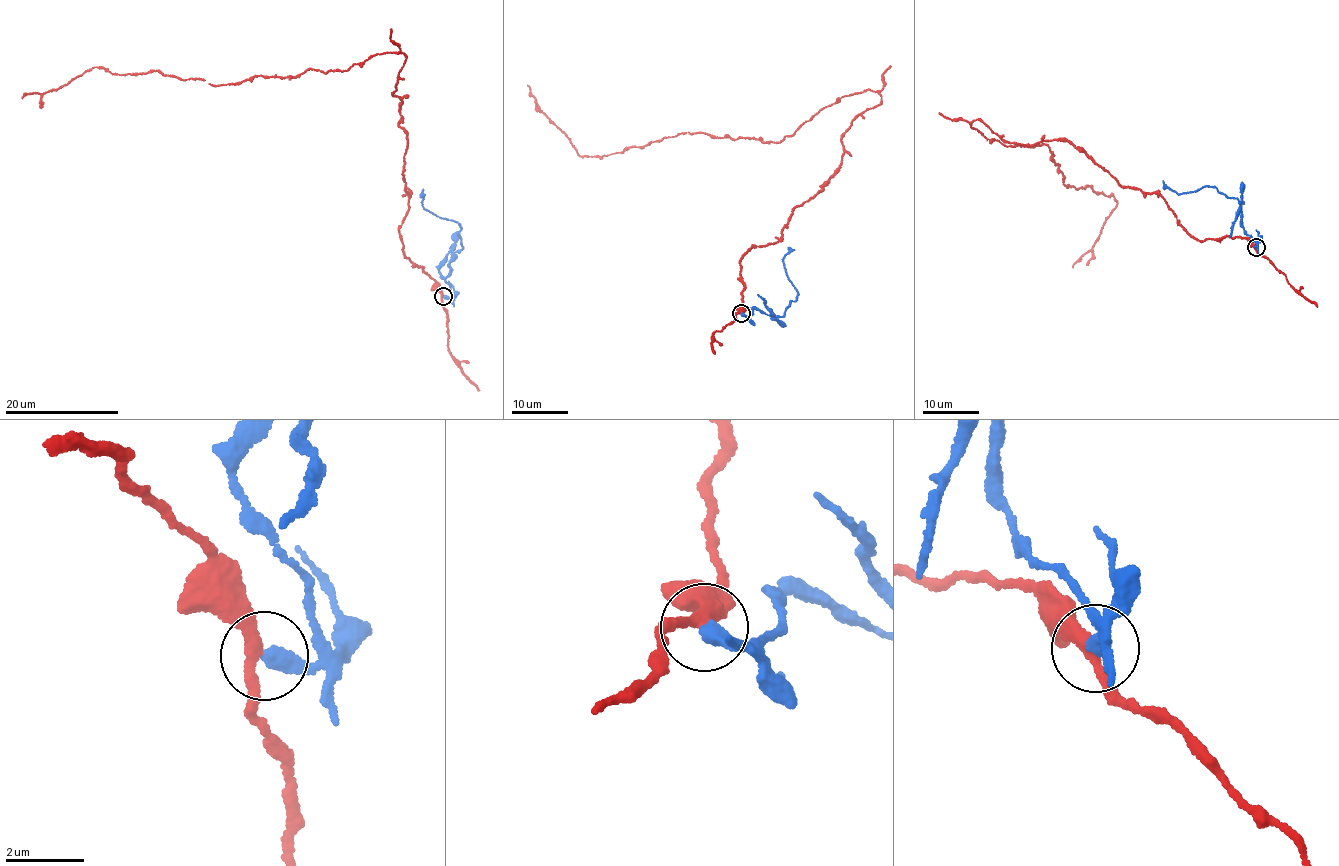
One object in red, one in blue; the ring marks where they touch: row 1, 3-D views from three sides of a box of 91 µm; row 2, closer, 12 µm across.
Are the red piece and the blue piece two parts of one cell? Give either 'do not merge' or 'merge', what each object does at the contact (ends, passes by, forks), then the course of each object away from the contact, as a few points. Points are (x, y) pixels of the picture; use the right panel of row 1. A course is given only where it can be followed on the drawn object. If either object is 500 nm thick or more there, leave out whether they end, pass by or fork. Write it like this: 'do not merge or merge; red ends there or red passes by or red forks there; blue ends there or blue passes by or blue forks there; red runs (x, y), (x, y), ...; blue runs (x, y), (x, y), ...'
do not merge; red passes by; blue ends there; red runs (1255, 247), (1199, 241), (1065, 141), (973, 120), (1114, 196), (1073, 267); blue runs (1255, 247), (1255, 240), (1244, 230), (1241, 206), (1234, 197), (1229, 198), (1214, 186), (1176, 193), (1163, 180)

